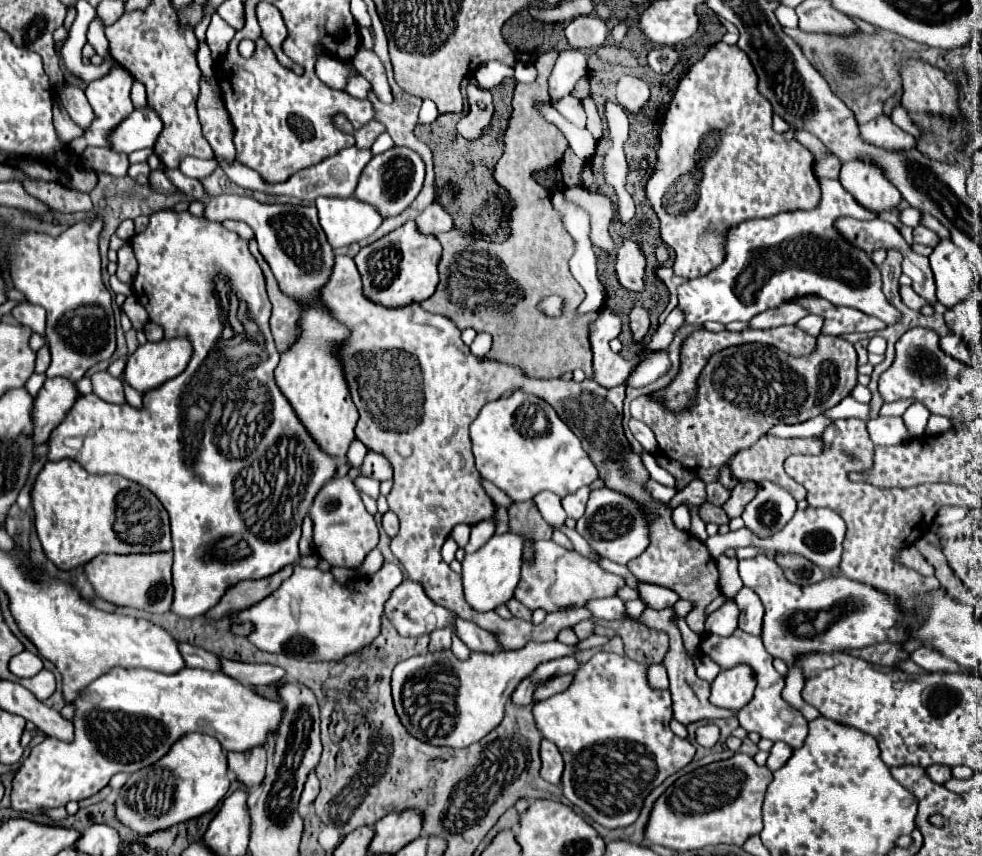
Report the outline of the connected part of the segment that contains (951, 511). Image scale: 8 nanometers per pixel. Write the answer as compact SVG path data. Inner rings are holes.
M941 507L939 515L937 515L937 523L947 525L947 523L959 521L963 517L965 517L965 507Z

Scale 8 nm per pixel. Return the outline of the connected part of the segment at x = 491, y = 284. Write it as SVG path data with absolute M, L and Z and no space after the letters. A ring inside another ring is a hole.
M557 51L543 53L535 61L535 67L539 71L539 77L535 79L535 83L517 85L515 87L513 113L509 117L509 127L507 127L507 131L503 135L505 151L503 151L501 159L495 165L495 183L507 191L507 195L511 199L511 207L513 207L511 209L511 233L509 233L507 241L505 243L495 243L495 245L471 245L471 235L465 235L459 229L451 229L447 233L439 233L437 239L442 245L441 263L439 263L441 283L439 283L439 289L435 291L433 297L421 301L421 307L425 311L449 317L459 329L473 327L475 331L489 333L493 337L493 347L485 355L485 359L519 367L523 371L523 375L531 375L531 377L537 377L537 379L561 377L563 373L571 373L575 369L583 369L587 377L593 375L591 347L589 347L589 339L587 339L587 325L589 325L589 319L595 317L595 313L589 313L589 315L579 317L579 319L575 317L575 307L585 299L585 291L573 279L573 275L569 273L569 265L567 265L569 257L575 251L575 241L565 231L559 213L551 205L551 193L531 179L533 169L547 169L551 165L558 165L567 149L567 139L561 133L561 129L557 125L545 121L533 107L535 99L549 101L547 79L551 75L555 59L557 59ZM471 293L473 293L473 307L467 307L465 303L467 303L467 299L471 301ZM545 295L561 295L561 297L565 297L567 313L561 319L547 319L535 309L535 305ZM481 303L485 303L485 305L501 305L501 307L505 307L505 309L509 307L509 309L507 311L499 311L499 307L479 307Z

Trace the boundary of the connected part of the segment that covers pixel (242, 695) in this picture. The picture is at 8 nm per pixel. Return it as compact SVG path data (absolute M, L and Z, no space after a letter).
M115 667L111 669L109 673L101 675L99 679L95 679L83 693L81 697L75 701L77 705L77 713L75 713L75 719L73 719L73 725L75 725L75 739L73 743L63 743L59 739L53 739L53 737L47 737L43 743L39 743L37 747L31 749L31 755L23 761L21 769L15 773L13 781L11 781L11 809L19 811L19 813L31 813L31 815L43 815L45 809L55 809L55 807L65 807L69 801L81 801L81 799L87 799L91 795L95 795L97 791L101 791L109 779L119 773L119 771L125 771L125 773L135 773L137 769L143 769L147 765L153 765L155 761L159 761L169 749L173 743L177 743L183 735L189 735L189 733L205 733L205 735L211 735L215 739L219 739L219 743L223 745L225 751L237 751L237 753L243 753L243 751L251 751L255 747L267 747L267 737L269 735L277 735L279 731L279 723L283 719L283 703L281 701L273 701L273 699L267 699L267 697L261 697L259 693L255 693L251 687L245 687L241 685L239 681L235 681L233 677L227 677L225 673L211 673L211 671L203 671L203 669L183 669L175 675L165 675L165 673L155 673L151 669L121 669L121 667Z

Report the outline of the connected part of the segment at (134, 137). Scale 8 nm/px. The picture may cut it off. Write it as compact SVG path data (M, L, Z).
M147 107L135 109L115 131L109 135L109 147L115 153L131 153L139 149L149 149L155 145L157 135L161 133L161 119Z

